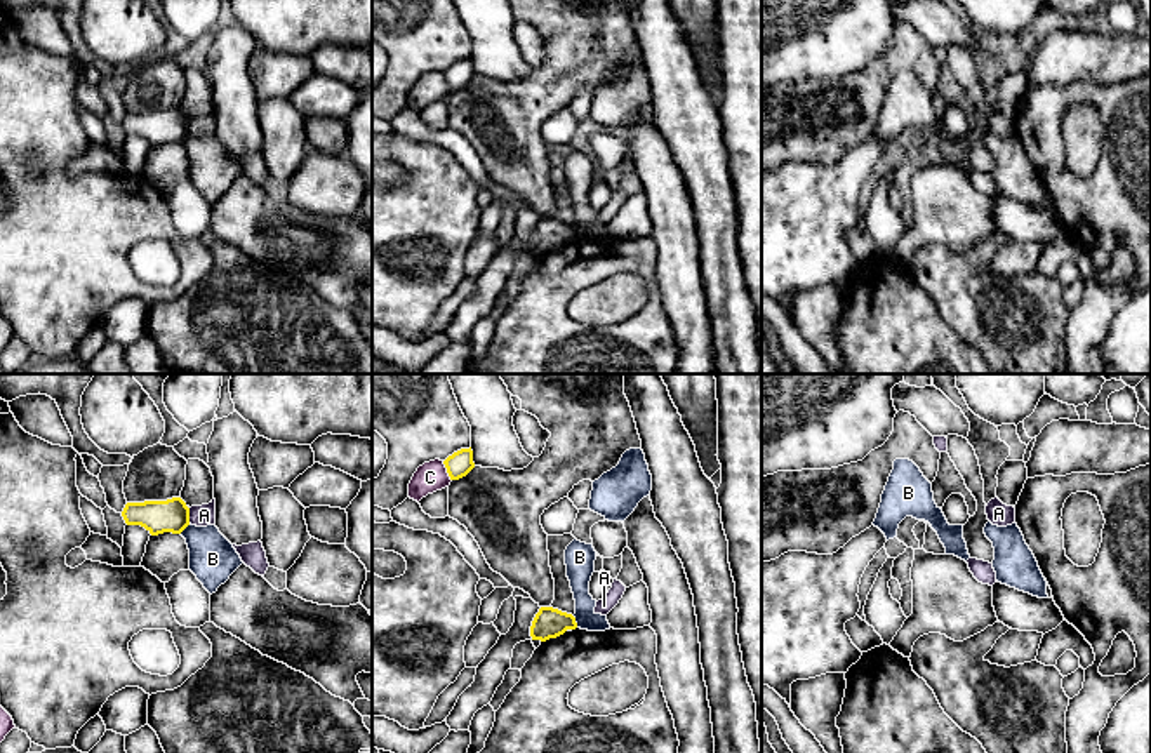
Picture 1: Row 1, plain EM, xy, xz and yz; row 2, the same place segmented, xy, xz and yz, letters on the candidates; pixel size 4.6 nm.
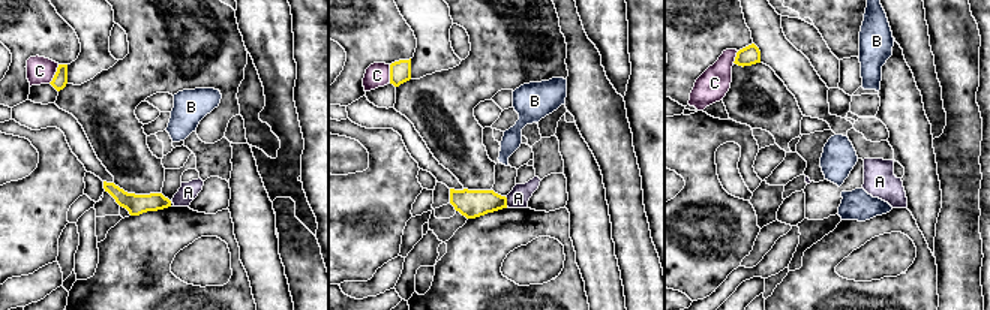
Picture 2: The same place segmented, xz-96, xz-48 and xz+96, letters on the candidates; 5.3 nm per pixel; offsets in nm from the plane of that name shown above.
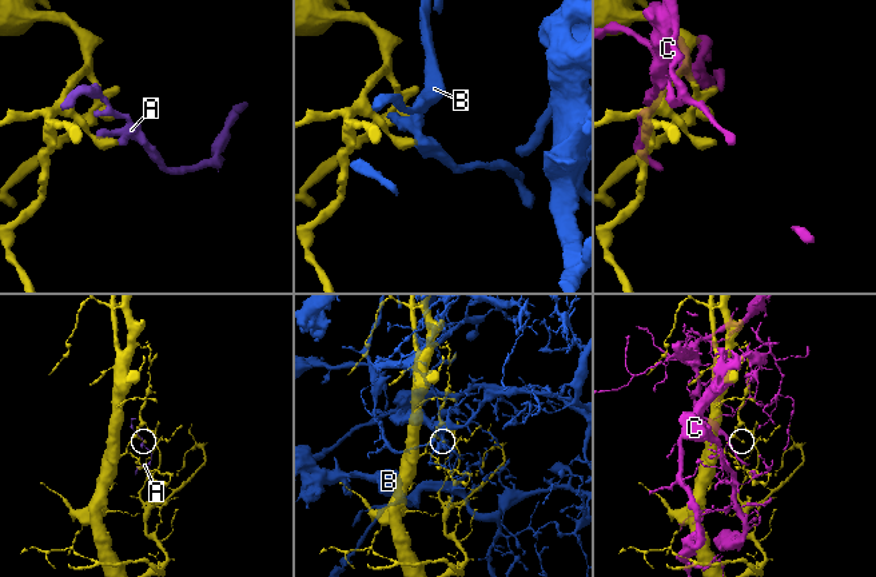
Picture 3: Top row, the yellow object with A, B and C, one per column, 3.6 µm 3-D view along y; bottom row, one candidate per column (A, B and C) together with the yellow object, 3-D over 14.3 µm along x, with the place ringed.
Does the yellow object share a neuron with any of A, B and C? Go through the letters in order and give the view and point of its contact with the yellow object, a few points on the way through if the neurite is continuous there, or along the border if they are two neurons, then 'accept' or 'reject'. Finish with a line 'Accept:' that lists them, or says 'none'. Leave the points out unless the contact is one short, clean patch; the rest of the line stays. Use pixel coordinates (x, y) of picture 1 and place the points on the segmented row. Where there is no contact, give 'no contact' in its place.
A: meets yellow in xy at (188, 515); border along xy (188, 508), (190, 522); reject
B: meets yellow in xz at (574, 621); reject
C: meets yellow in xz at (447, 472); reject
Accept: none

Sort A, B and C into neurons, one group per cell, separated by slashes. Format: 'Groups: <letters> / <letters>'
Groups: A / B / C

